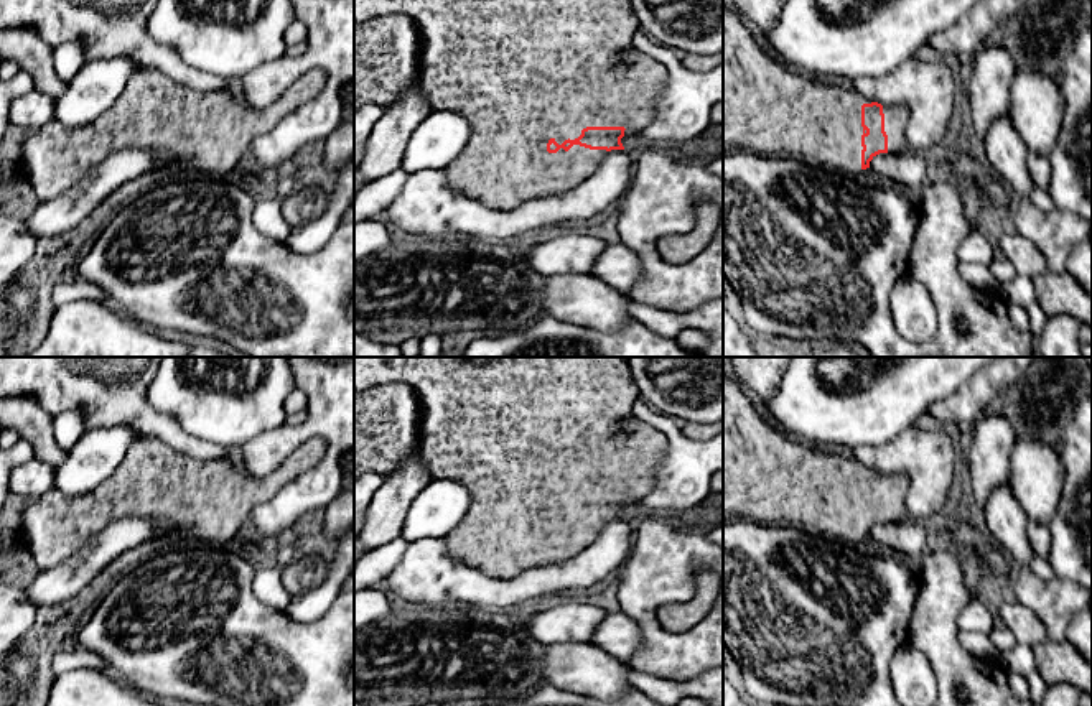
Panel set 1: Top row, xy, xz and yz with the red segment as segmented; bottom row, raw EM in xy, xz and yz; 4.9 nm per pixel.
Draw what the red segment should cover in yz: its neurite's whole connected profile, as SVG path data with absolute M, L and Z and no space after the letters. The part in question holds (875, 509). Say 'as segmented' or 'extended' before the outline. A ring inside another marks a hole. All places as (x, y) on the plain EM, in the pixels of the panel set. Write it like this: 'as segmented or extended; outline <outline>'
extended; outline M723 374L723 513L730 520L753 520L763 525L796 528L858 545L870 536L870 530L876 523L899 522L908 517L906 492L906 476L881 474L855 458L825 453L787 436L756 410L735 379Z

